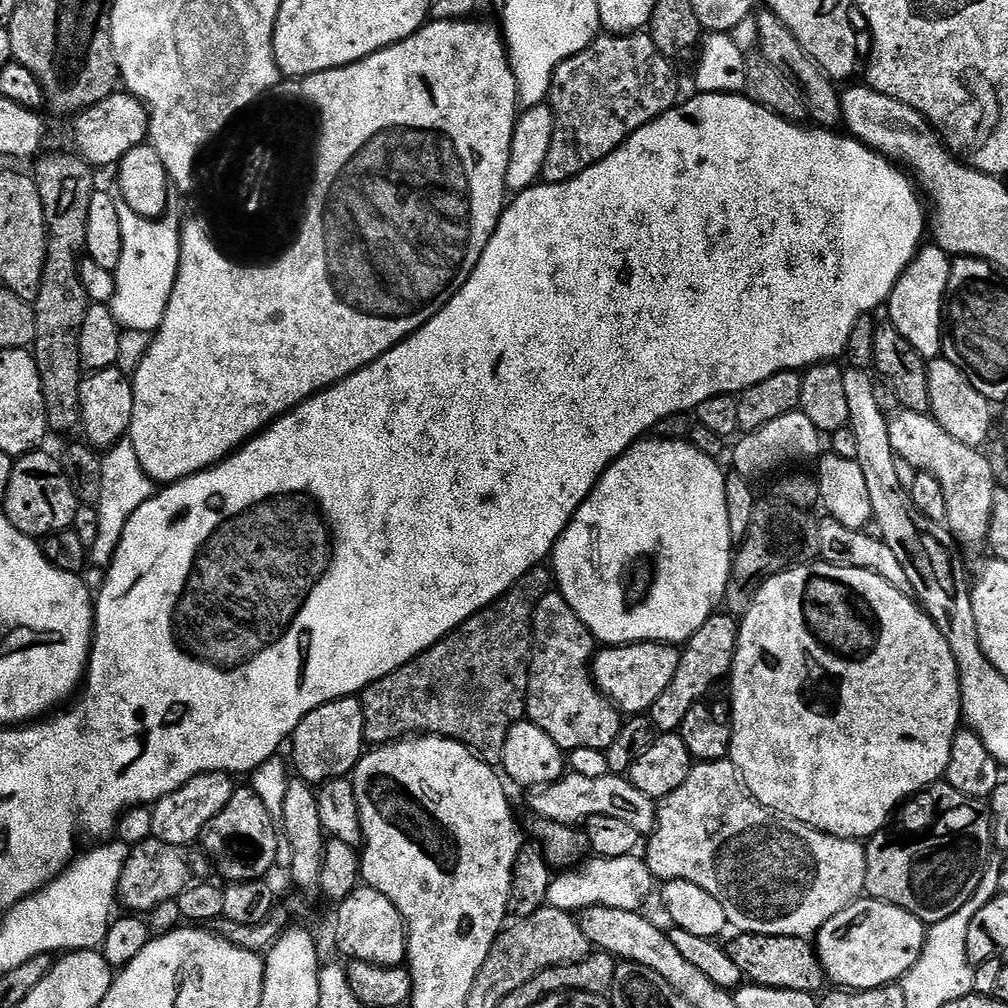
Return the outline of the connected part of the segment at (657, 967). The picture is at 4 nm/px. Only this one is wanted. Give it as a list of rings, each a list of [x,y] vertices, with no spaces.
[[[581,908],[578,912],[578,925],[581,934],[588,940],[593,949],[599,950],[603,955],[611,956],[617,961],[629,960],[637,964],[645,973],[653,972],[654,975],[669,981],[672,990],[678,990],[681,977],[671,972],[669,965],[674,961],[674,952],[670,947],[659,927],[655,923],[646,921],[636,912],[627,912],[621,908]]]

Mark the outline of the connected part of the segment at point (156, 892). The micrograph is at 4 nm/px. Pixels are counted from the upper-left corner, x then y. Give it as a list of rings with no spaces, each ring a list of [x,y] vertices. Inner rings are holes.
[[[151,838],[141,840],[129,851],[128,857],[124,859],[122,874],[118,878],[117,886],[114,889],[115,899],[120,899],[120,904],[132,914],[144,914],[140,912],[152,912],[155,908],[160,908],[163,904],[175,901],[184,892],[184,889],[193,883],[192,864],[188,861],[187,847],[179,848],[173,844],[163,844],[160,840]]]

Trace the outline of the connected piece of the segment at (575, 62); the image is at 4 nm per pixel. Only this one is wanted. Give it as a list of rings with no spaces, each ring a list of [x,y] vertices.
[[[647,31],[633,32],[631,36],[601,34],[586,50],[574,54],[571,60],[562,62],[554,70],[552,85],[548,87],[548,107],[552,111],[552,137],[544,159],[542,180],[545,184],[564,184],[580,176],[590,166],[602,162],[642,126],[656,120],[677,103],[676,80],[656,73],[652,64],[661,63],[662,57],[652,44]]]

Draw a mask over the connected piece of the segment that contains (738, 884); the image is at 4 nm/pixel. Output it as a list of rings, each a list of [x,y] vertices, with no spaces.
[[[721,758],[711,762],[693,763],[686,782],[682,782],[682,786],[678,786],[678,790],[674,790],[669,796],[659,801],[656,809],[656,822],[650,835],[647,837],[647,840],[649,840],[646,867],[657,881],[685,880],[694,886],[698,886],[706,894],[710,894],[710,898],[714,898],[714,902],[718,902],[725,921],[729,925],[733,924],[737,928],[735,930],[737,933],[766,934],[767,936],[802,936],[805,938],[815,937],[822,925],[830,922],[830,918],[834,918],[834,914],[838,914],[847,904],[851,904],[854,899],[854,893],[852,893],[851,888],[853,841],[837,840],[835,838],[803,840],[802,837],[795,836],[794,833],[787,832],[786,829],[772,824],[771,819],[773,820],[773,817],[748,795],[740,777],[736,775],[736,767],[732,764],[731,759]]]

